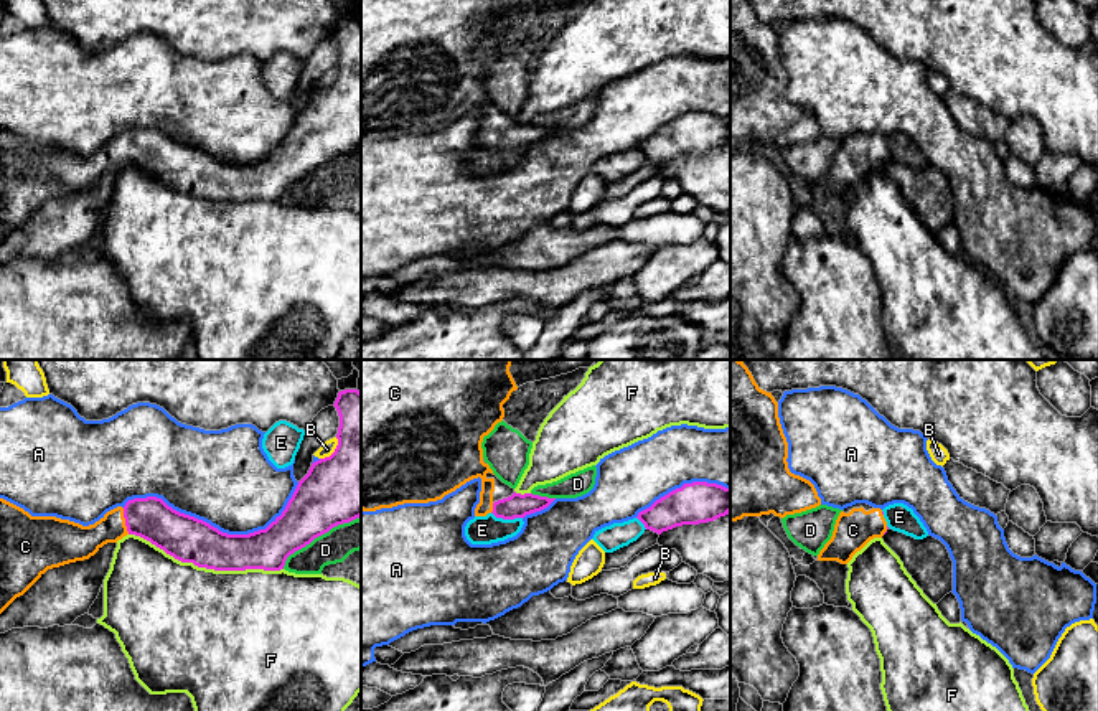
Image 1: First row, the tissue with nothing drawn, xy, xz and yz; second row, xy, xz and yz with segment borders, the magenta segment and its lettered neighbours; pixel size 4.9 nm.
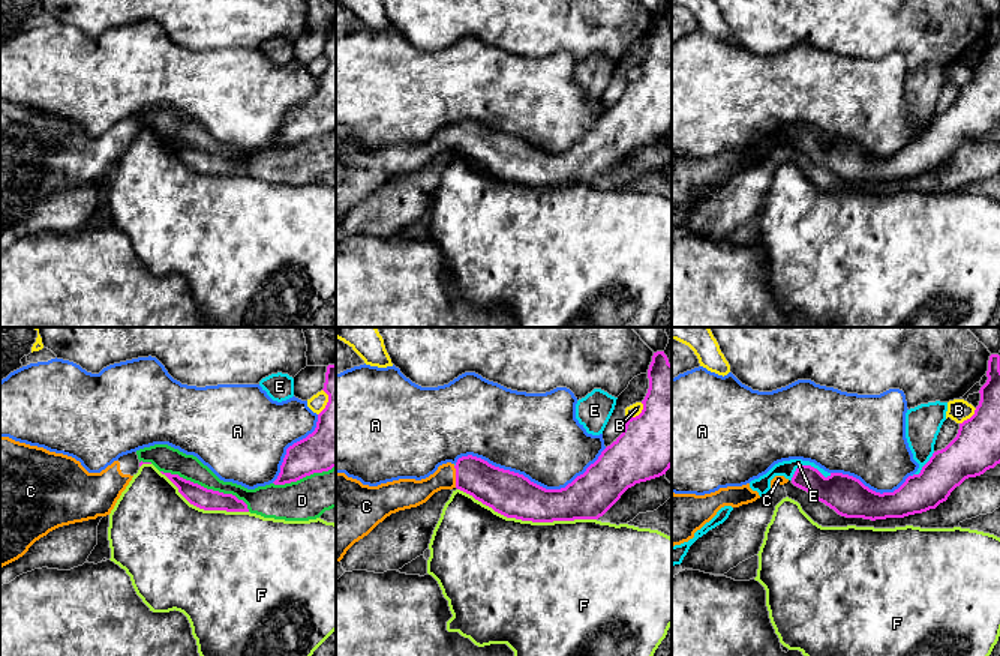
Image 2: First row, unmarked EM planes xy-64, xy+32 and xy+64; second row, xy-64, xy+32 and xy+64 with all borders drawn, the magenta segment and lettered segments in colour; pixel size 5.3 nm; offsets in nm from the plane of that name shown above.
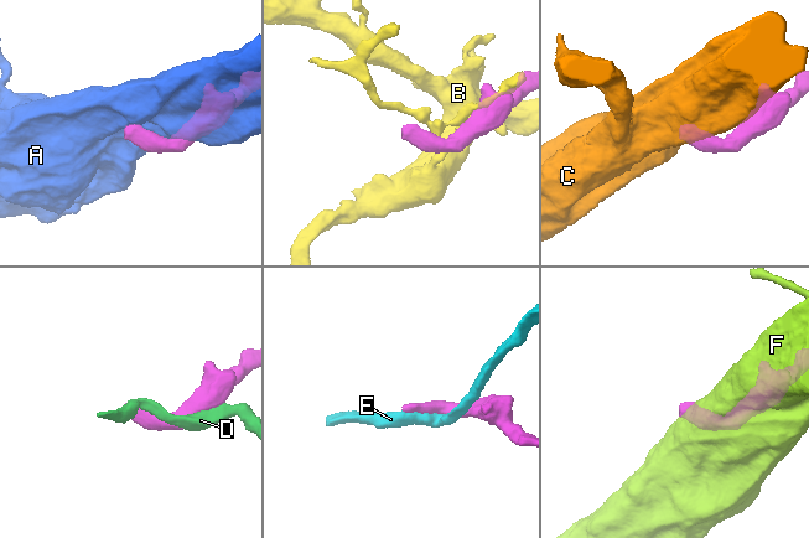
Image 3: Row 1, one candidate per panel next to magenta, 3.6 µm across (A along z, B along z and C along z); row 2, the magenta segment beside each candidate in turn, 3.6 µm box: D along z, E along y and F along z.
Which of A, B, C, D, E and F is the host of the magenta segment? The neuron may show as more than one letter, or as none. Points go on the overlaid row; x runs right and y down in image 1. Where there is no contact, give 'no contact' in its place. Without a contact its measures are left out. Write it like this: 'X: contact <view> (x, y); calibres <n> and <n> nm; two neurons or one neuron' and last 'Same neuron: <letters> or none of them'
A: contact xy (216, 528); calibres 220 and 460 nm; two neurons
B: contact xy (335, 451); calibres 360 and 70 nm; two neurons
C: contact xy (126, 522); calibres 200 and 170 nm; one neuron
D: contact xy (317, 536); calibres 320 and 160 nm; two neurons
E: contact xz (506, 518); calibres 120 and 140 nm; two neurons
F: contact xy (206, 568); calibres 220 and 500 nm; two neurons
Same neuron: C

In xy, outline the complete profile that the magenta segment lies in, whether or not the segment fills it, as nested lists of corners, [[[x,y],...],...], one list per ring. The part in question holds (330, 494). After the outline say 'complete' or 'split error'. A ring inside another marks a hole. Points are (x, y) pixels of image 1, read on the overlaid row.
[[[345,389],[333,404],[340,416],[338,445],[330,457],[312,464],[298,482],[285,510],[265,530],[228,534],[195,516],[180,513],[162,498],[134,498],[125,506],[107,511],[89,526],[56,516],[31,516],[23,508],[0,498],[0,614],[23,596],[48,569],[94,556],[104,544],[127,534],[140,536],[181,563],[214,571],[264,569],[280,571],[295,551],[331,528],[361,516],[361,393]]]; split error

